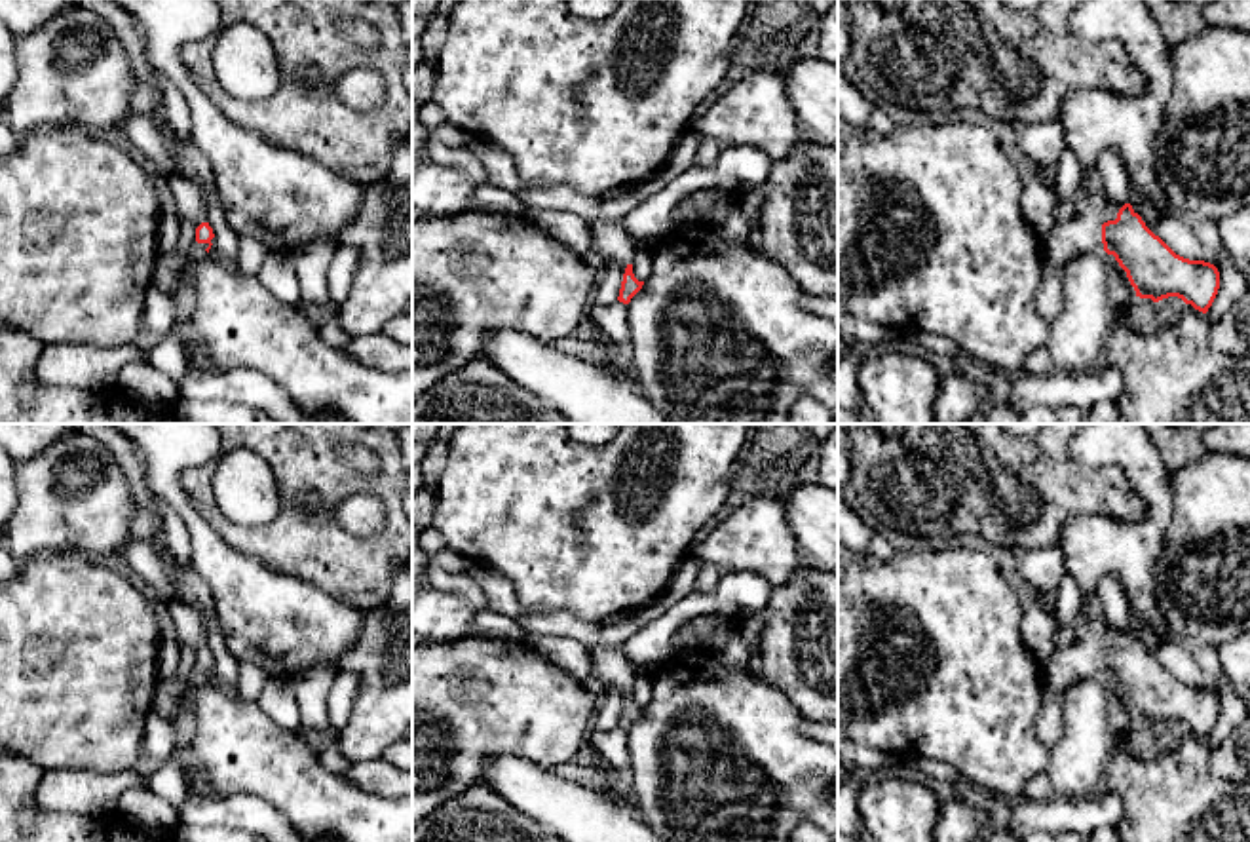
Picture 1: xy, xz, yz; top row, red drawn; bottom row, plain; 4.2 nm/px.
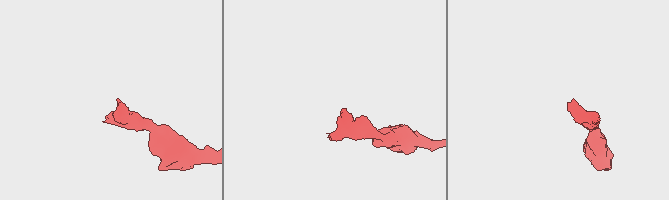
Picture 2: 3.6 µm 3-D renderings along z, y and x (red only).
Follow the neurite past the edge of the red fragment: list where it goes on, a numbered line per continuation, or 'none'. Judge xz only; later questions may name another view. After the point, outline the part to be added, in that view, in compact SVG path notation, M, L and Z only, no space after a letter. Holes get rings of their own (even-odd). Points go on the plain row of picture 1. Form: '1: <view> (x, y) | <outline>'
1: xz (608, 664) | M623 644L591 650L591 677L598 679L606 688L616 688L621 699L634 688L640 675L640 667L631 661Z

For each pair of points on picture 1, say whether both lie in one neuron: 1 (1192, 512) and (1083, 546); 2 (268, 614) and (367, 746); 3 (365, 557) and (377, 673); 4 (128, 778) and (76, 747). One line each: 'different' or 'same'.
1: different
2: different
3: different
4: different

